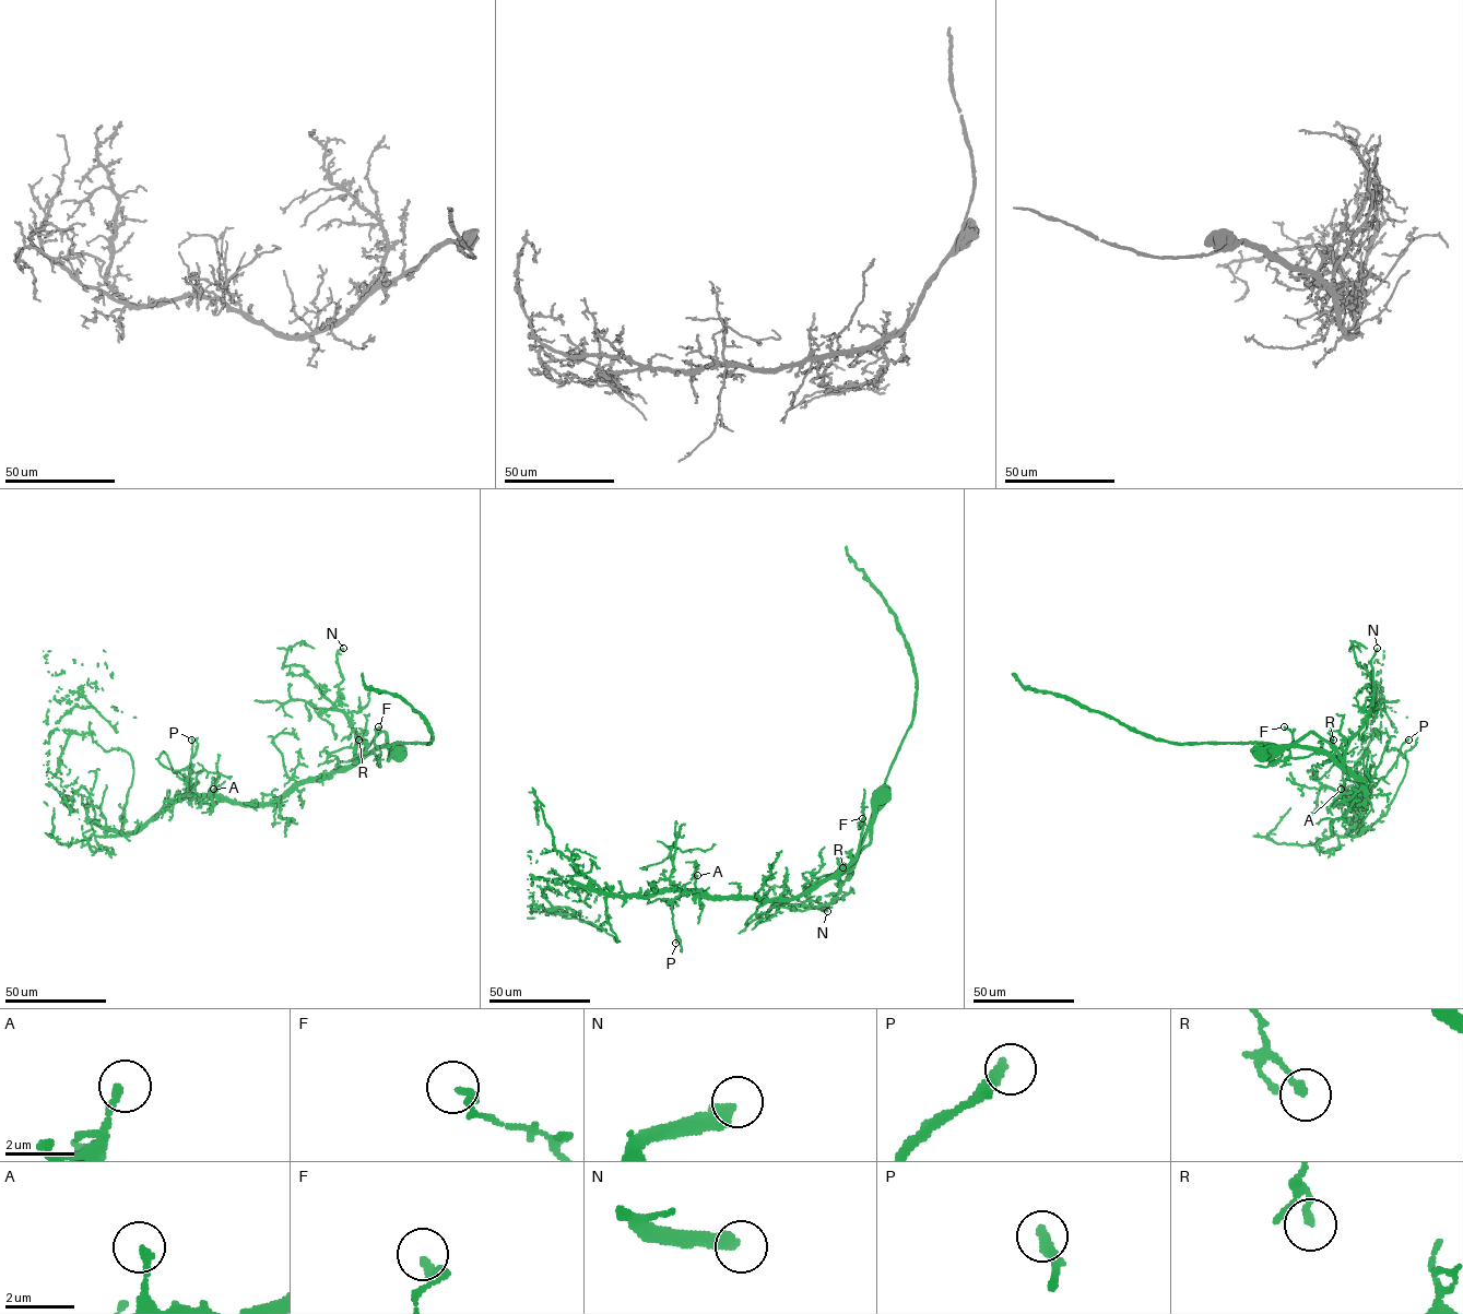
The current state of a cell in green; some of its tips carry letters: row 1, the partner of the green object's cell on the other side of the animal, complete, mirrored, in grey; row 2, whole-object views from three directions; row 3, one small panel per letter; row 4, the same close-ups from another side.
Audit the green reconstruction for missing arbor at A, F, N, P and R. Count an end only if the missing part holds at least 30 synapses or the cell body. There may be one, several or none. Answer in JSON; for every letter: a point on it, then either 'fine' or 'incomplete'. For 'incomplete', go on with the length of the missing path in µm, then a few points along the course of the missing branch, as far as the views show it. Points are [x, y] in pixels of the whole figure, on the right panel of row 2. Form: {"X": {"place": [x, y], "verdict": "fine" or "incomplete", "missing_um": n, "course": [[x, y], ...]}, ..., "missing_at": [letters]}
{"A": {"place": [1341, 789], "verdict": "incomplete", "missing_um": 30, "course": [[1341, 789], [1343, 743], [1340, 740]]}, "F": {"place": [1284, 726], "verdict": "fine"}, "N": {"place": [1377, 648], "verdict": "incomplete", "missing_um": 15, "course": [[1377, 648], [1369, 635]]}, "P": {"place": [1408, 740], "verdict": "fine"}, "R": {"place": [1333, 740], "verdict": "fine"}, "missing_at": ["A", "N"]}

